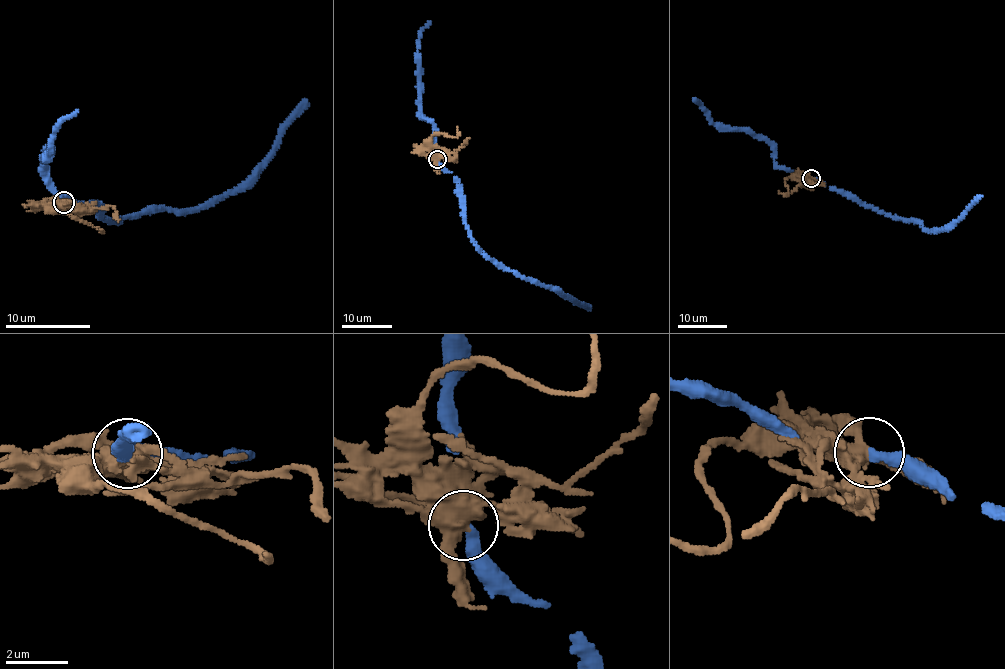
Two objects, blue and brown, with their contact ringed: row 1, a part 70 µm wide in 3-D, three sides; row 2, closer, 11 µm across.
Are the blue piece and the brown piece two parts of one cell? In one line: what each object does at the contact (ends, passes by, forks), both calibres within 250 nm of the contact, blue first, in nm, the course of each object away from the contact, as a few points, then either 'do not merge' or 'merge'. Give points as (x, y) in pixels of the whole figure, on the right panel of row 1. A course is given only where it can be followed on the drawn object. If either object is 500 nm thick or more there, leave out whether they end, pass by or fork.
blue ends | brown forks | 360/460 nm | blue via (811, 179), (935, 233), (960, 217), (981, 196) | brown via (811, 179), (786, 177), (784, 182), (789, 192), (778, 191) | do not merge

